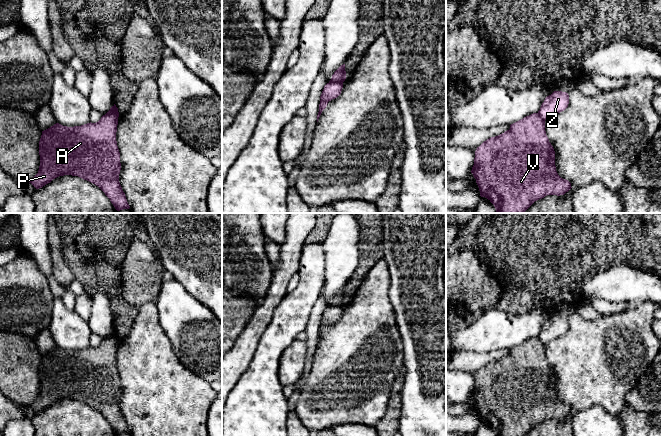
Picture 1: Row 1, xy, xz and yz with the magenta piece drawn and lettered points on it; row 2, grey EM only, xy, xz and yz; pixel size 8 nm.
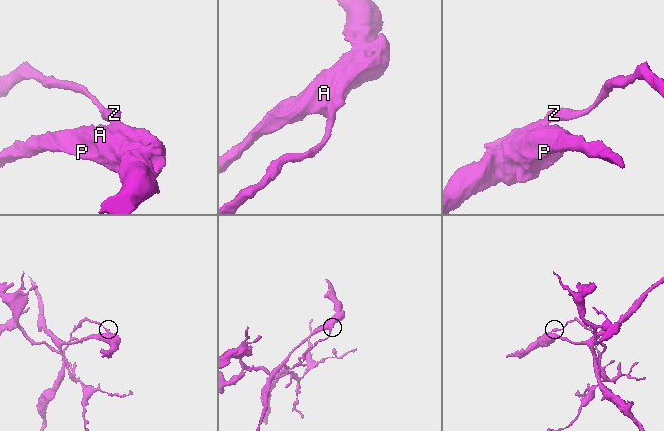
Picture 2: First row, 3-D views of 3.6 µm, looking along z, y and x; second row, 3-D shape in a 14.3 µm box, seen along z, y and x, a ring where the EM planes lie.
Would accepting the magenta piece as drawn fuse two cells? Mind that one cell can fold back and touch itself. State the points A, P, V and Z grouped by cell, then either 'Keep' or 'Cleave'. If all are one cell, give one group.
Groups: A P V / Z. Cleave

